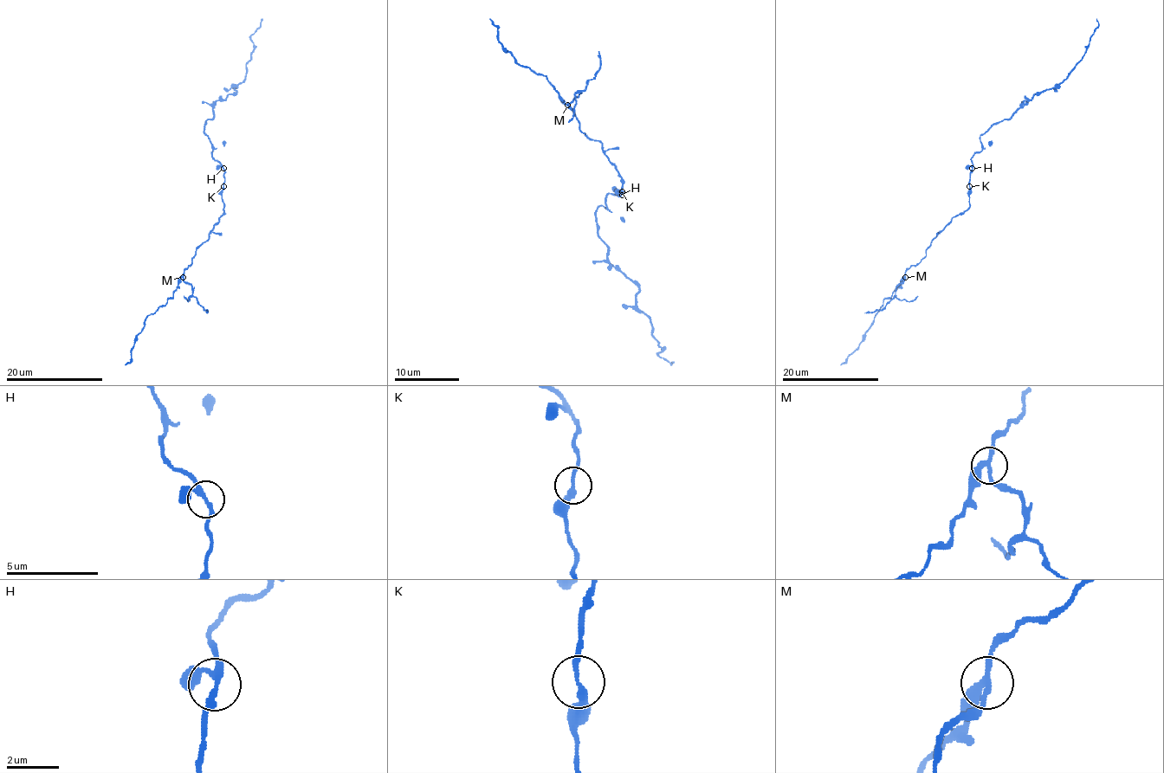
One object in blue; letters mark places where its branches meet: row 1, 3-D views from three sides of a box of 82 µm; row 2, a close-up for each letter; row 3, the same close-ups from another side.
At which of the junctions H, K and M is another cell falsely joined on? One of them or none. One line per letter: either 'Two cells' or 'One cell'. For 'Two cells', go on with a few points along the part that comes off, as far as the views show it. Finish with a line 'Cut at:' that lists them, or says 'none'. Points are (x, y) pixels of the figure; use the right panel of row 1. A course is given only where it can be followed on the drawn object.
H: One cell
K: One cell
M: Two cells. Course of the part to remove: (905, 277), (896, 286), (895, 295), (881, 310), (865, 312)
Cut at: M

